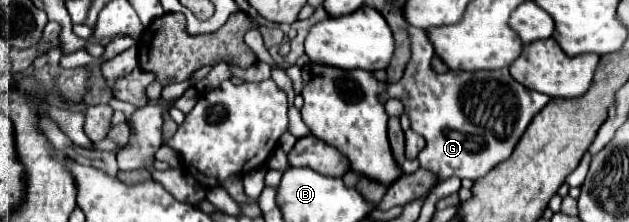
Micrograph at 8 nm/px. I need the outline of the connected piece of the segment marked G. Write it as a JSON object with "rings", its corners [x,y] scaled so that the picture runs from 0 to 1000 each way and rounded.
{"rings":[[[650,122],[653,158],[653,266],[641,320],[641,347],[628,383],[615,383],[612,410],[603,428],[603,455],[612,464],[618,446],[634,446],[650,518],[653,581],[666,599],[679,653],[666,689],[666,734],[672,761],[688,770],[701,815],[711,797],[733,797],[733,806],[762,806],[771,797],[784,752],[800,734],[812,707],[816,662],[835,599],[844,536],[870,473],[873,437],[854,410],[844,410],[825,383],[812,338],[809,311],[793,320],[714,320],[707,338],[695,338],[685,311],[688,266],[688,203],[682,194],[679,158],[663,122]]]}

